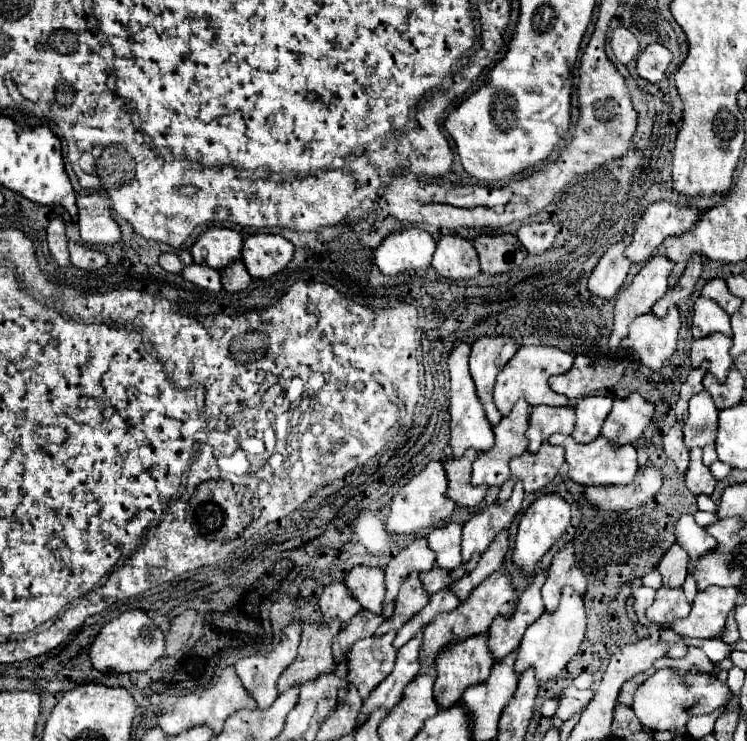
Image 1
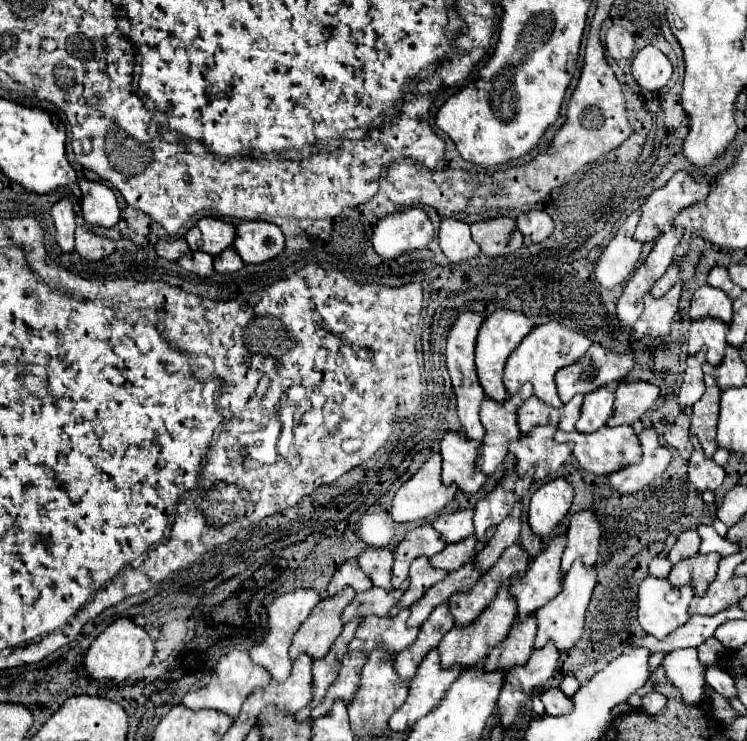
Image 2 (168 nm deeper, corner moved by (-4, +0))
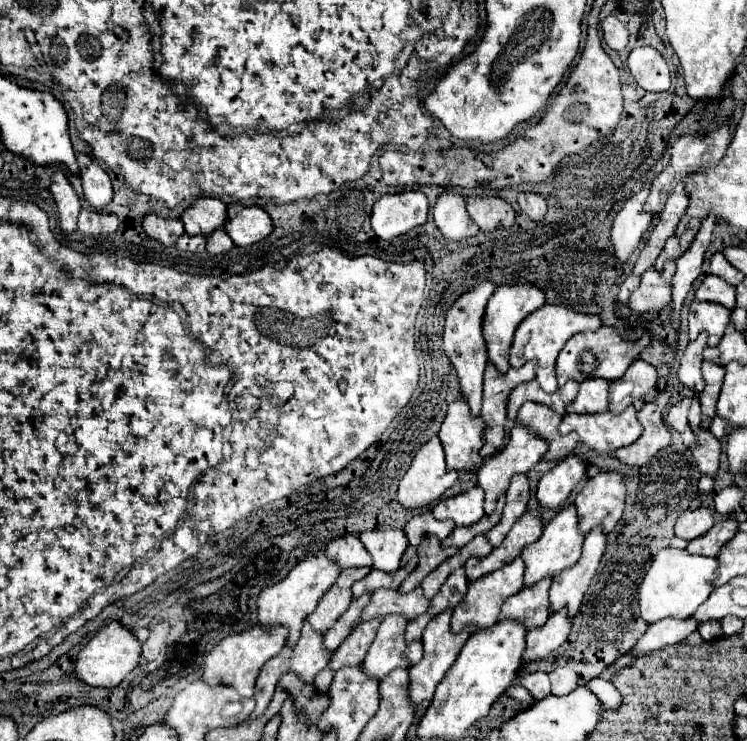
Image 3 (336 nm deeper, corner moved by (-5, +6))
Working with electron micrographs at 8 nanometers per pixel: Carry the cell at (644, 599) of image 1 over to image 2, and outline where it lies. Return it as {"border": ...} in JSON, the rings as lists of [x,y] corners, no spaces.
{"border":[[[647,576],[639,586],[637,618],[647,634],[665,638],[689,620],[689,602],[695,590],[675,588],[667,578]]]}

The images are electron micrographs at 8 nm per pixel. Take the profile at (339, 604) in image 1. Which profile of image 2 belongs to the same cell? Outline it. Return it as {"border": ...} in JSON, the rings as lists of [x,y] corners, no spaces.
{"border":[[[357,558],[343,562],[335,570],[335,574],[333,574],[331,582],[329,582],[327,592],[333,596],[333,594],[337,594],[339,590],[343,590],[347,586],[351,586],[357,592],[365,592],[365,590],[369,590],[373,586],[371,580],[369,580],[369,576],[365,576],[365,572],[361,572],[361,568],[357,564]]]}

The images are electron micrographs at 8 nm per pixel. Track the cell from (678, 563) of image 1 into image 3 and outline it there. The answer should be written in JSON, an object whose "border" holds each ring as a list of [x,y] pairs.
{"border":[[[696,508],[696,510],[686,510],[680,514],[676,520],[676,536],[684,540],[694,540],[704,536],[710,528],[714,526],[714,516],[708,508]]]}

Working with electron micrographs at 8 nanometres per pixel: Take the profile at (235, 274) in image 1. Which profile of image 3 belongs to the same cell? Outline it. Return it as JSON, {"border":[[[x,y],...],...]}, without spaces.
{"border":[[[216,230],[214,234],[210,234],[210,238],[206,238],[208,242],[208,254],[218,256],[218,254],[226,254],[234,248],[230,236],[224,230]]]}

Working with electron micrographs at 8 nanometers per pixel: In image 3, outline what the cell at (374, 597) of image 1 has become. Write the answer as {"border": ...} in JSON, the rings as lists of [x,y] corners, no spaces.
{"border":[[[368,530],[360,534],[362,544],[374,560],[374,568],[382,572],[396,572],[400,558],[408,546],[402,530]]]}

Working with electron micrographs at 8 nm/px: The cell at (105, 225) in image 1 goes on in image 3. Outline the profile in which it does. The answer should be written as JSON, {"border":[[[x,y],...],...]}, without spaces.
{"border":[[[96,160],[80,168],[80,178],[82,178],[82,188],[84,188],[84,198],[92,208],[102,210],[112,202],[114,192],[112,192],[110,176],[104,172],[100,164],[96,164]]]}

